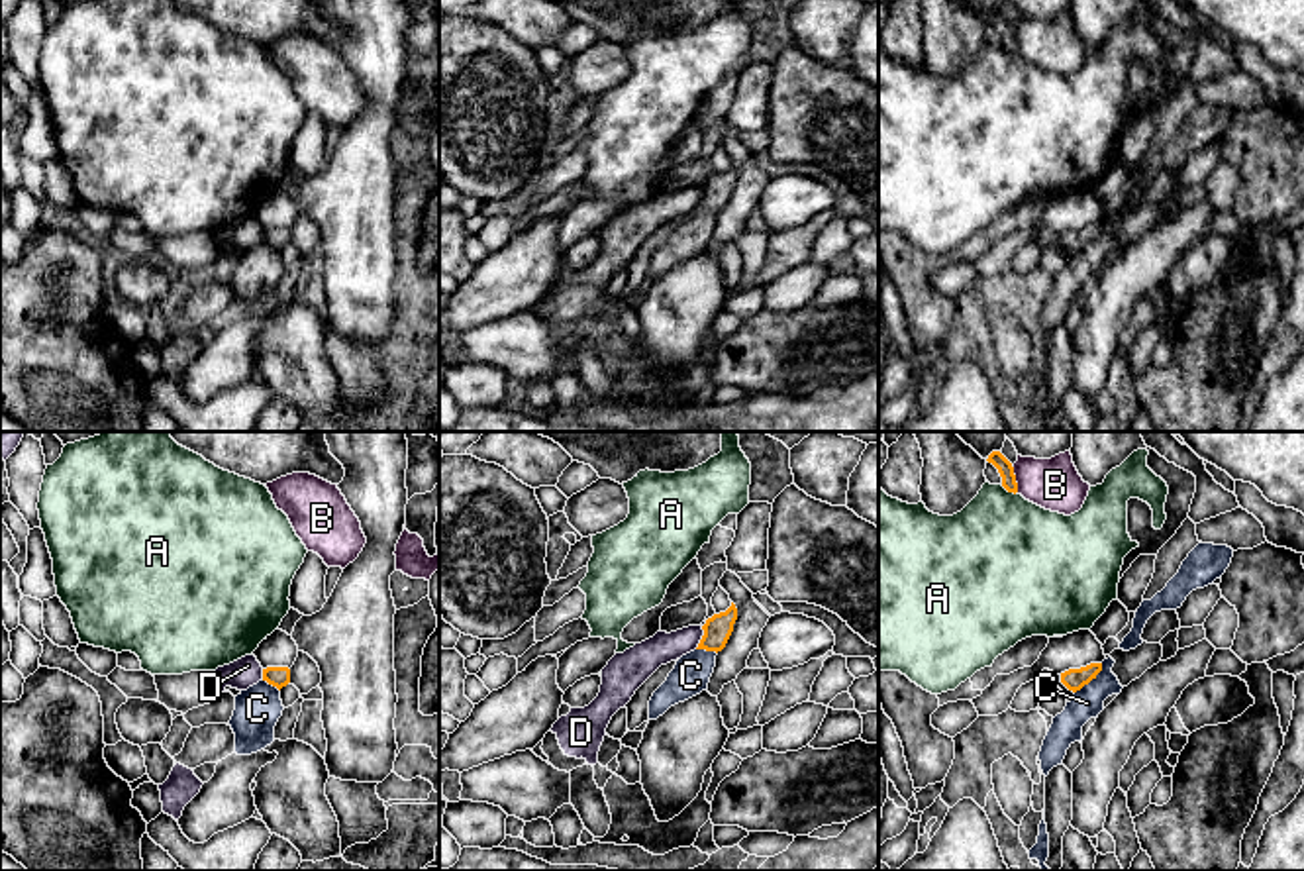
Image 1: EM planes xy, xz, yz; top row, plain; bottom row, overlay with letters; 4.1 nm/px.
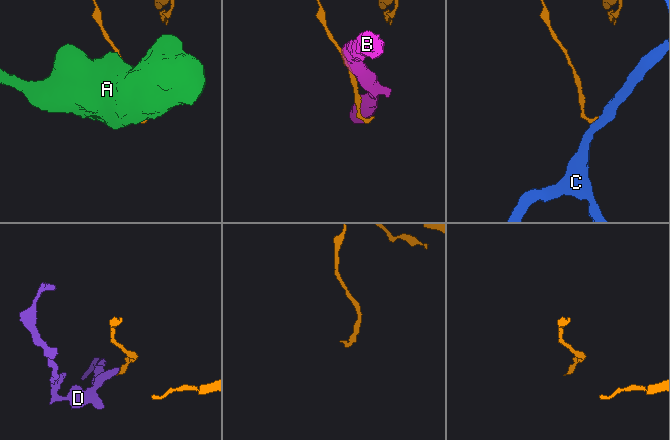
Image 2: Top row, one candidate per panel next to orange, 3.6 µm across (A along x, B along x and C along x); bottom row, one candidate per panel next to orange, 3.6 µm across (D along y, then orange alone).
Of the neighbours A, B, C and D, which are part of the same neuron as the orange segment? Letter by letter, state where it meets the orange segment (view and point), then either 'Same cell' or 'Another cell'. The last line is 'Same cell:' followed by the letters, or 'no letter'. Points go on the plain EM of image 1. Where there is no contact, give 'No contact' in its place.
A: Touches orange at yz (1008, 51). Another cell
B: Touches orange at yz (1014, 40). Another cell
C: Touches orange at yz (1091, 240). Another cell
D: Touches orange at xz (702, 199). Another cell
Same cell: no letter

